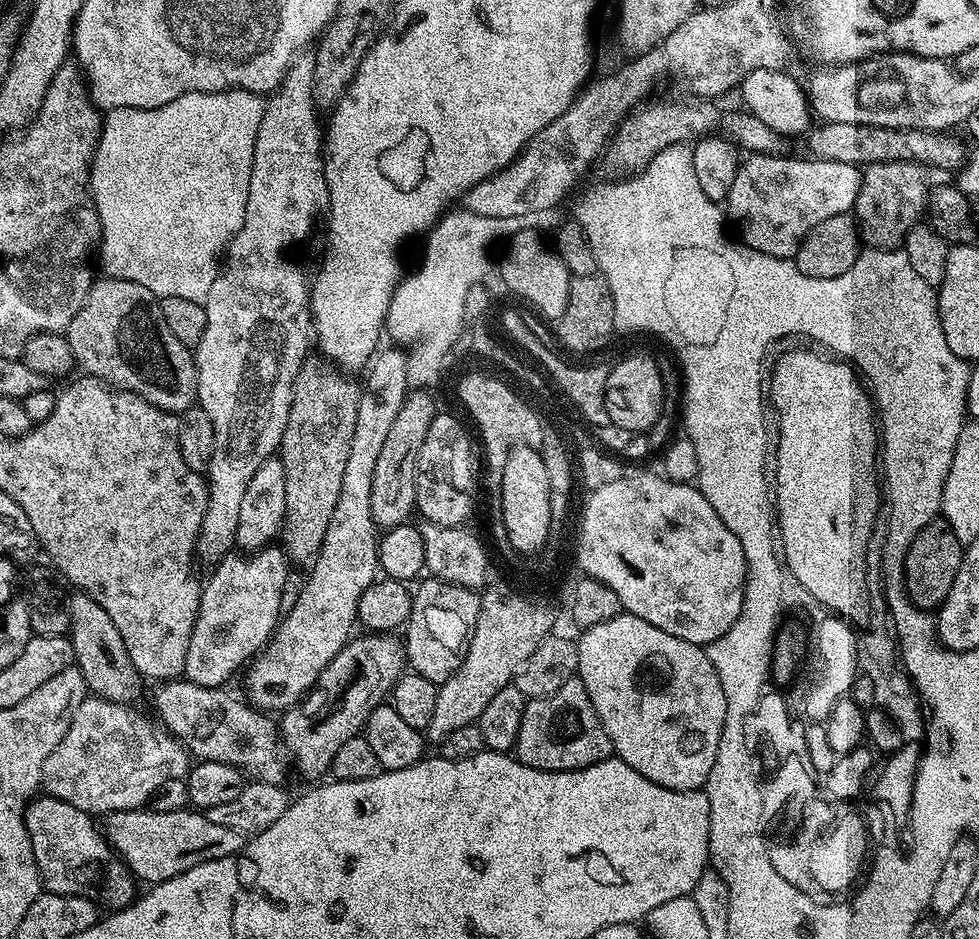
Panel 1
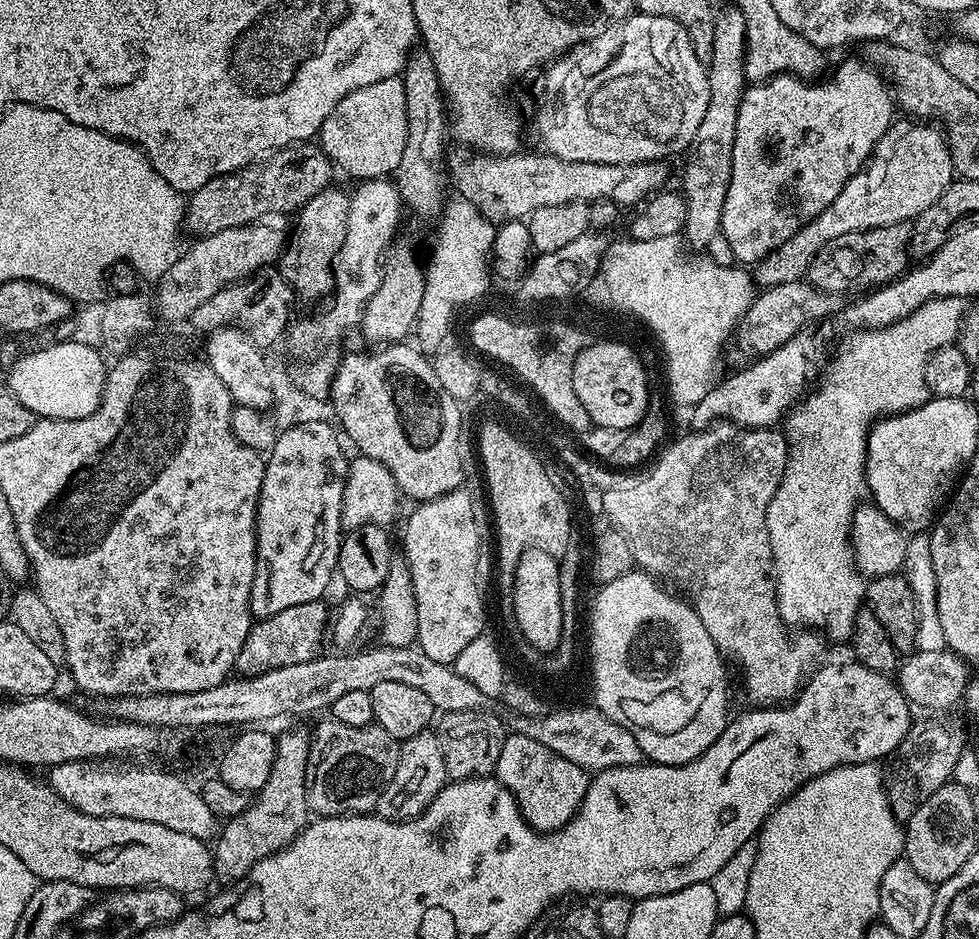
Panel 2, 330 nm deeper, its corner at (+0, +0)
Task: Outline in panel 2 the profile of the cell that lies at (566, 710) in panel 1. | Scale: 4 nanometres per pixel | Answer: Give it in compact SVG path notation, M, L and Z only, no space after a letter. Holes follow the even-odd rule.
M519 734L505 735L494 776L515 798L525 822L541 834L557 832L571 822L584 800L590 779L589 773L574 766L574 762L566 762L562 754L554 754L554 750L546 750L542 742Z

